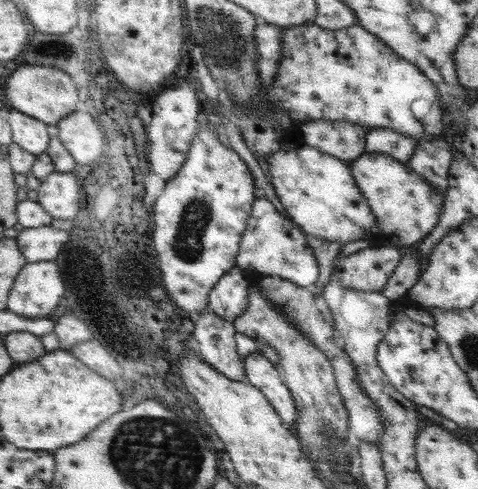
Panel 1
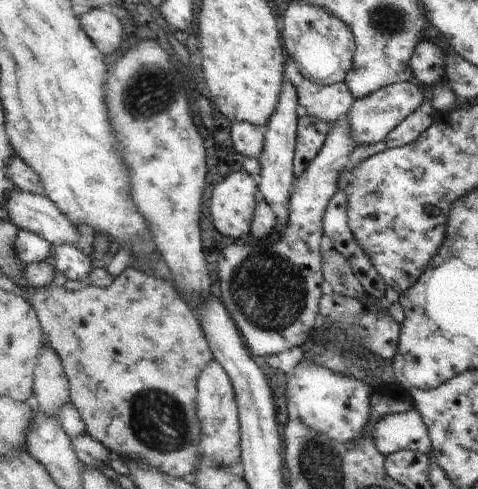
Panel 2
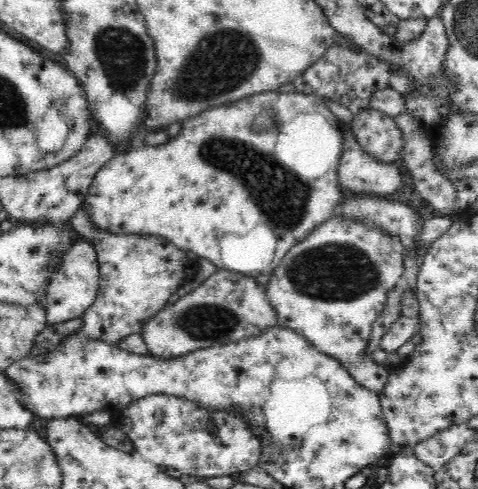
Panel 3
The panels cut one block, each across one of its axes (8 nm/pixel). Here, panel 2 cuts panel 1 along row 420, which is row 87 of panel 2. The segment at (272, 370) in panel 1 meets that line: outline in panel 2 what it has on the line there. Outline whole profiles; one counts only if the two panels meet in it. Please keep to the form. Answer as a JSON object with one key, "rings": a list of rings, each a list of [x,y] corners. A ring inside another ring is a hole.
{"rings":[[[291,82],[281,84],[281,94],[275,106],[275,112],[269,118],[269,124],[265,126],[265,142],[263,142],[263,152],[259,156],[259,166],[261,166],[261,182],[259,182],[259,194],[267,204],[281,204],[289,208],[289,188],[295,180],[293,176],[293,158],[295,158],[295,134],[297,134],[297,118],[299,118],[299,102],[297,102],[297,92]]]}

